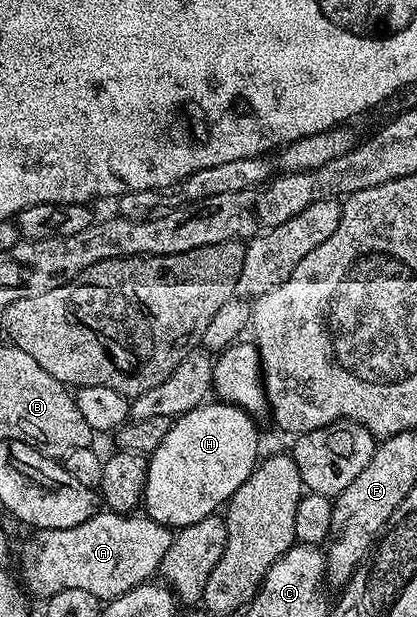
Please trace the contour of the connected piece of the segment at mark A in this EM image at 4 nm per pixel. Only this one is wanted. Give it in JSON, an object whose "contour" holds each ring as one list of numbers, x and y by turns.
{"contour":[[98,511,87,523,79,523,79,527,36,530,21,549,20,580,24,588,40,599,68,589,91,591,96,597,112,599,136,585,146,584,152,578,149,576,160,570,163,555,167,555,167,547,173,542,174,530,147,515,137,516]]}

